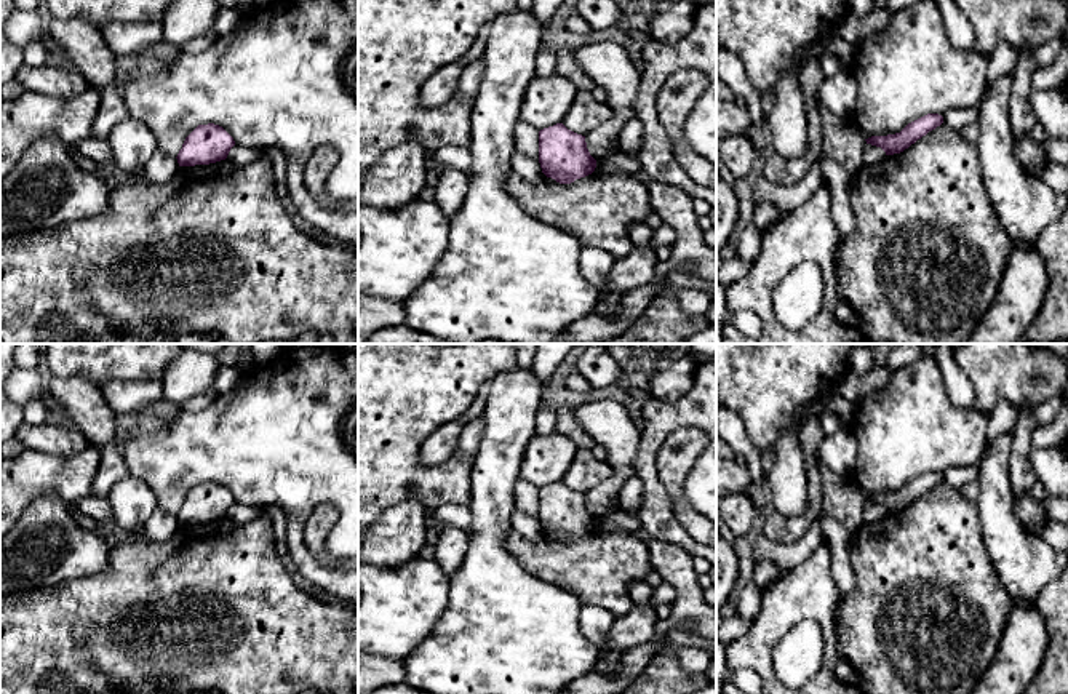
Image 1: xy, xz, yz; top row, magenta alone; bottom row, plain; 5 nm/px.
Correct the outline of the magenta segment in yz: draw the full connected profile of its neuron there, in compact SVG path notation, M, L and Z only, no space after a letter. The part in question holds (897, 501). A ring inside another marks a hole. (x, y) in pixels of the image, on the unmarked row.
M927 472L911 481L908 481L900 491L887 494L871 494L867 502L881 505L886 513L900 512L915 502L918 497L926 494L929 489L935 488L943 481L943 475L938 472Z

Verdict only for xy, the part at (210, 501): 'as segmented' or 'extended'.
as segmented

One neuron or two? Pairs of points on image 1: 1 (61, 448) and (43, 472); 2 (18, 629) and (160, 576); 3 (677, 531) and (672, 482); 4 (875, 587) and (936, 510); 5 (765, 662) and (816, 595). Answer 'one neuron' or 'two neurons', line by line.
1: two neurons
2: one neuron
3: two neurons
4: one neuron
5: one neuron

